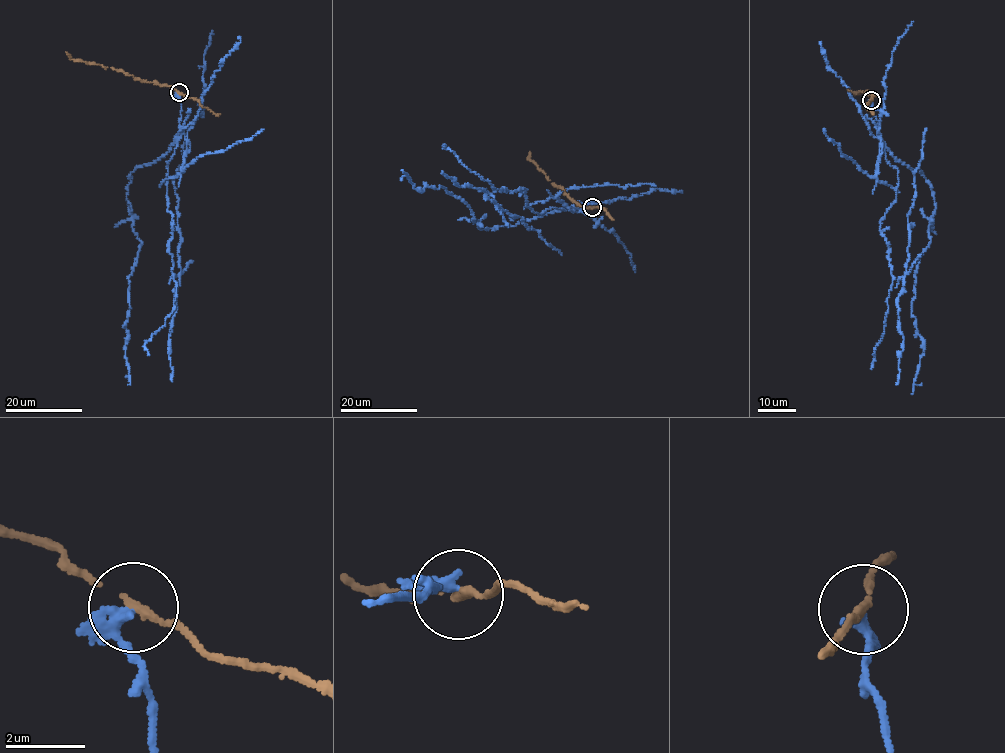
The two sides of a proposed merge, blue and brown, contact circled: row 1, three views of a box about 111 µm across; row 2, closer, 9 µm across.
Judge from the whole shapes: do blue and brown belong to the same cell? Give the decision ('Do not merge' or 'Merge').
Do not merge

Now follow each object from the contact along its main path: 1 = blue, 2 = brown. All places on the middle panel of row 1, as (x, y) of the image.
1: (592, 207), (540, 214), (525, 206), (524, 188), (495, 189), (501, 210), (522, 218), (561, 254)
2: (592, 207), (577, 205), (560, 187), (554, 186), (528, 159), (529, 152)

